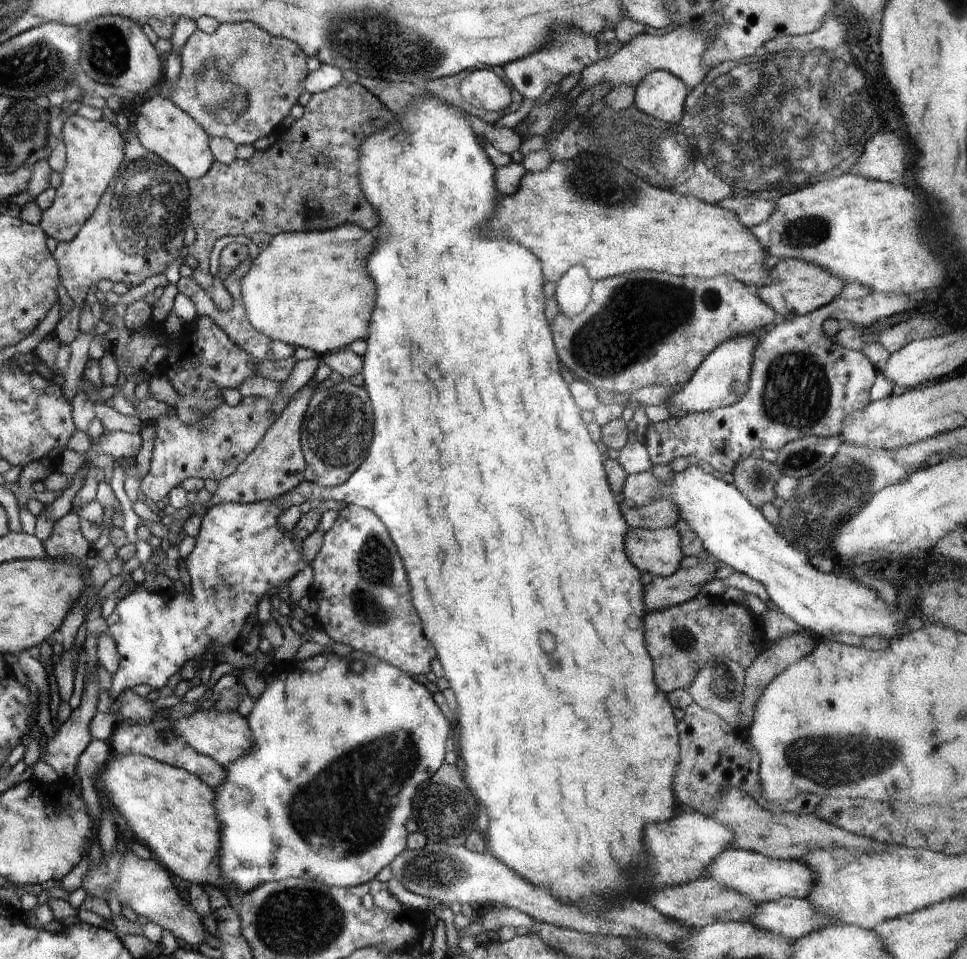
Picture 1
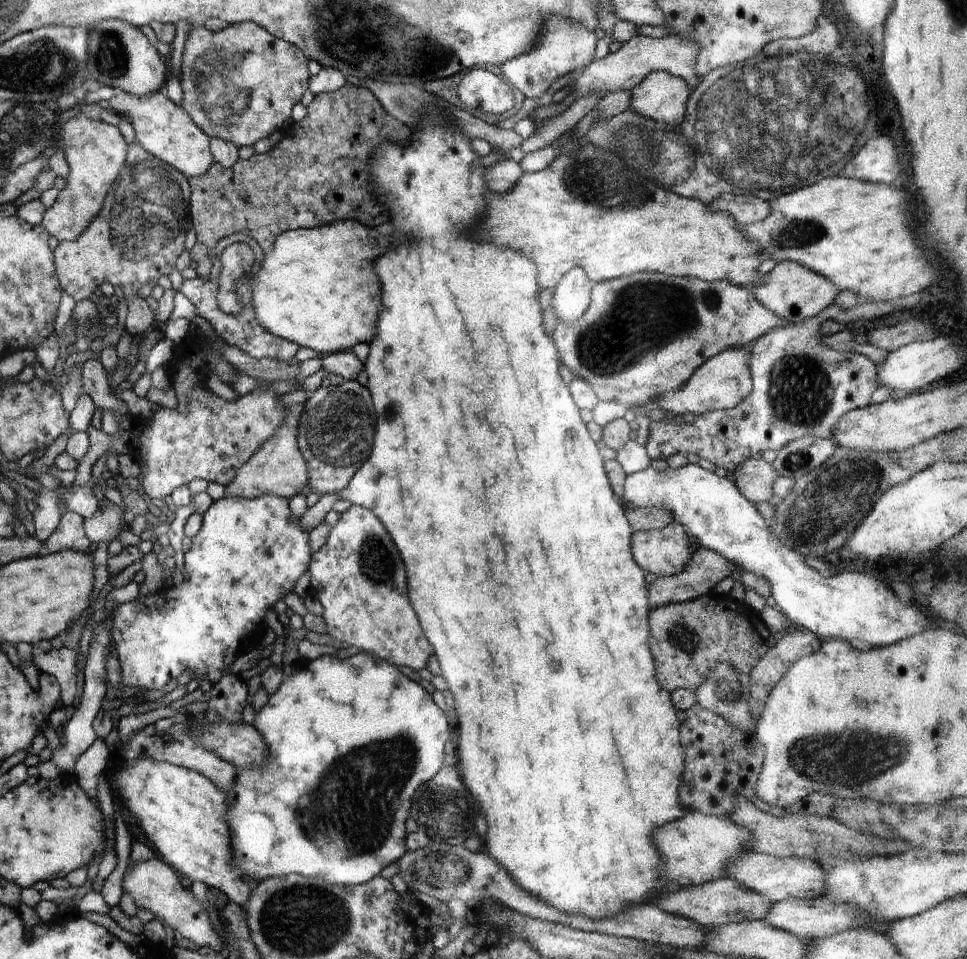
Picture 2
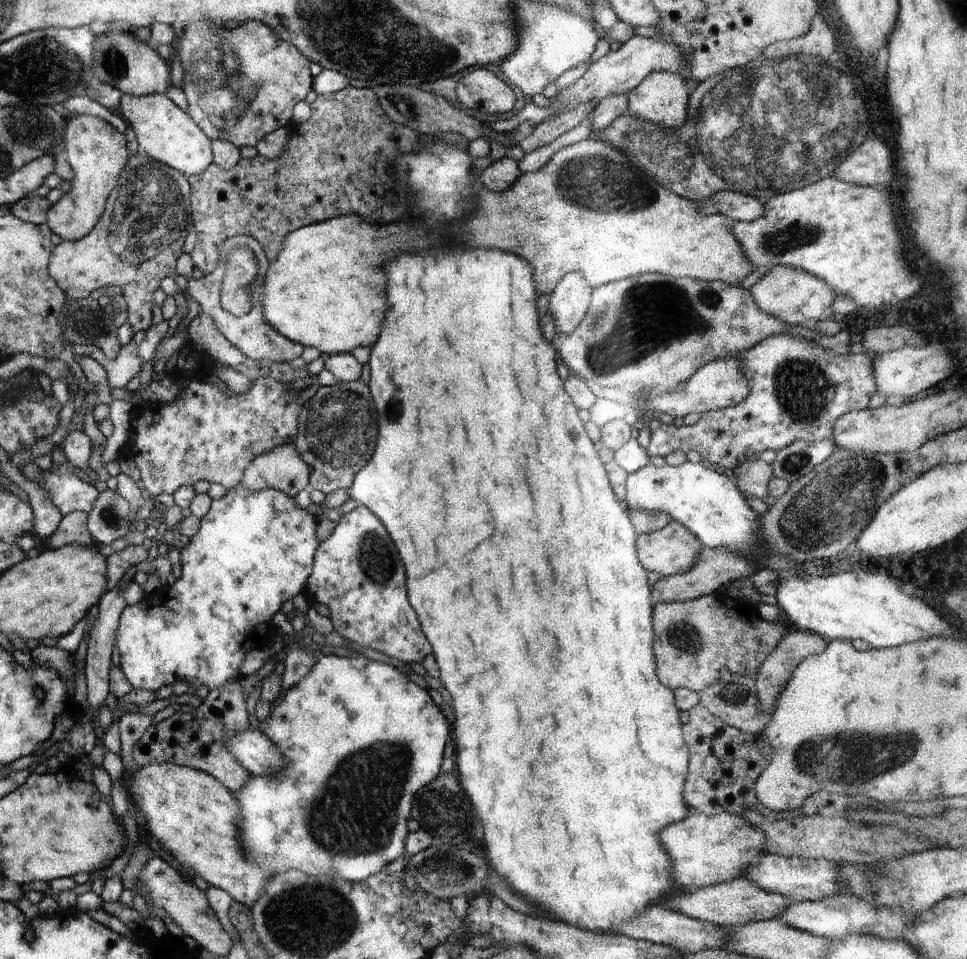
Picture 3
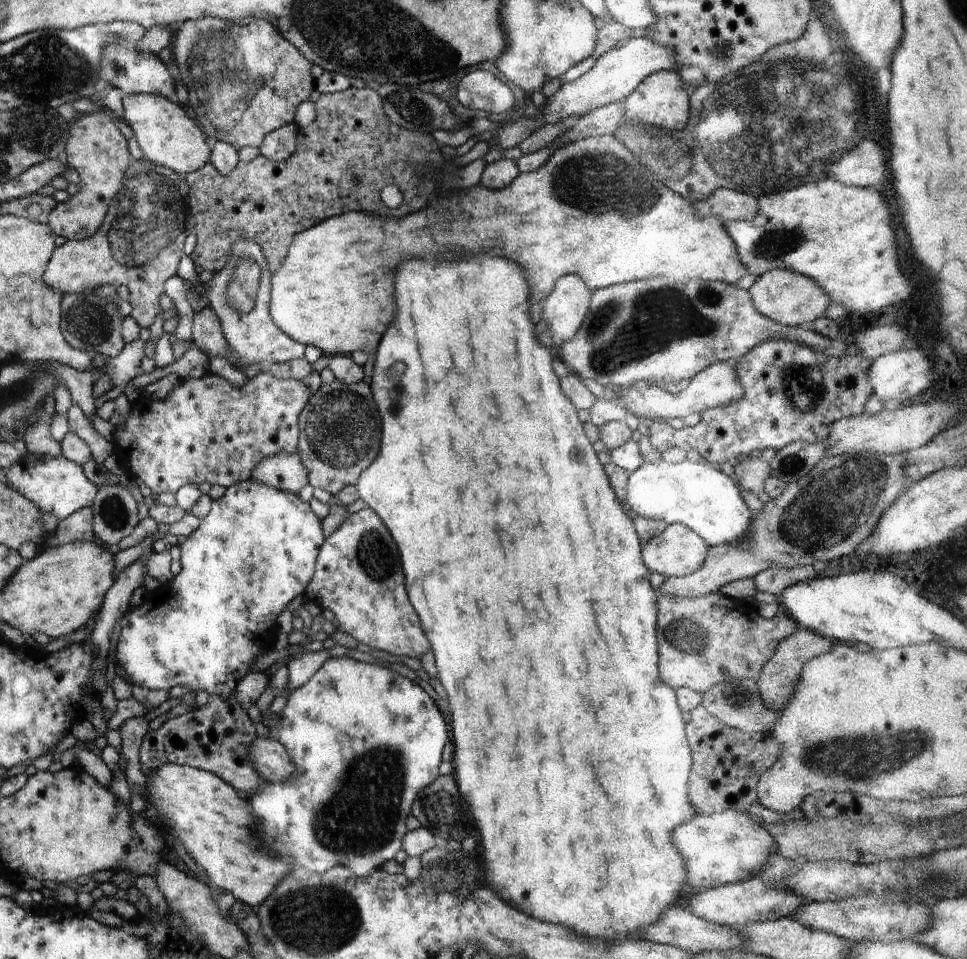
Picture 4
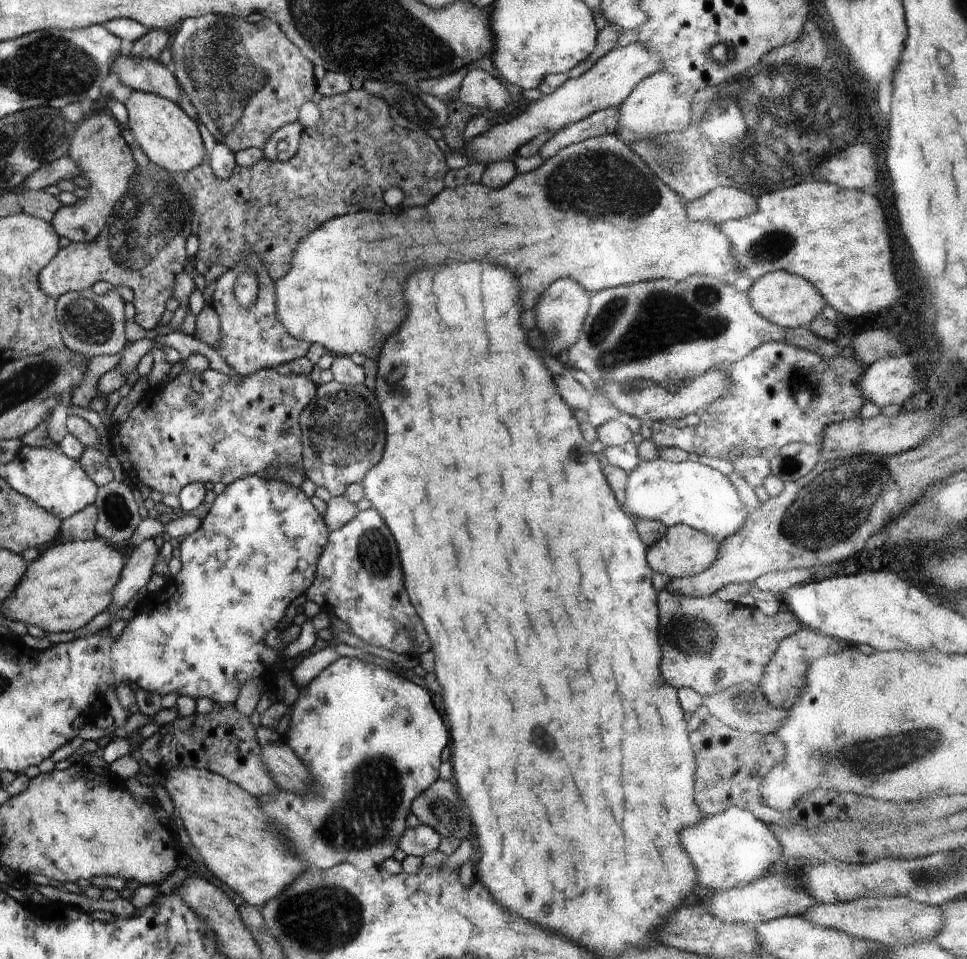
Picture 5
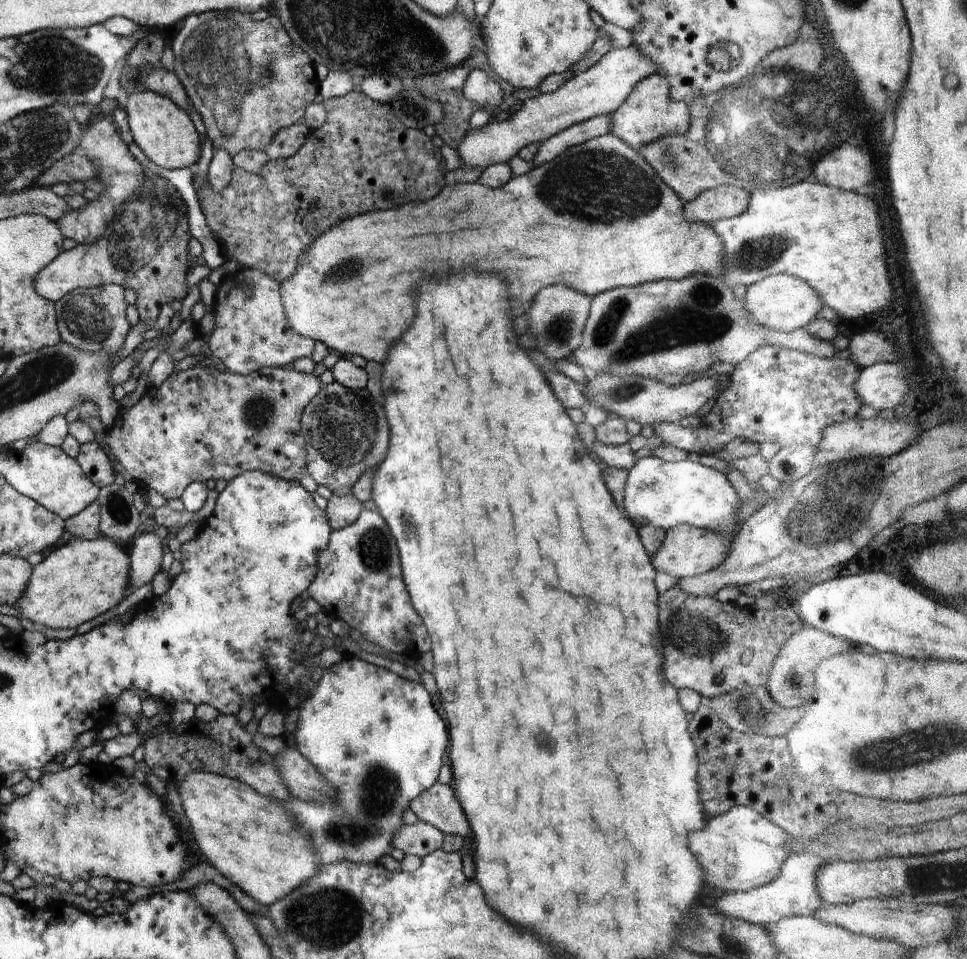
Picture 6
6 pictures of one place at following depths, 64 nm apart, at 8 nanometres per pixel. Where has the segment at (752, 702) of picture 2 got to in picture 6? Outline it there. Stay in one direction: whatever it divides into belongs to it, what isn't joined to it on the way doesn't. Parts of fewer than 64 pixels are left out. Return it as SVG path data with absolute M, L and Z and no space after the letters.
M804 625L796 634L788 637L788 640L784 642L784 646L780 648L772 668L770 668L770 674L768 674L767 690L772 696L772 700L782 706L782 708L791 709L799 708L810 700L814 694L814 672L818 668L818 664L822 660L832 658L832 656L838 656L852 652L850 648L850 642L844 640L844 638L838 638L834 634L828 634L828 632L822 632L817 628Z

